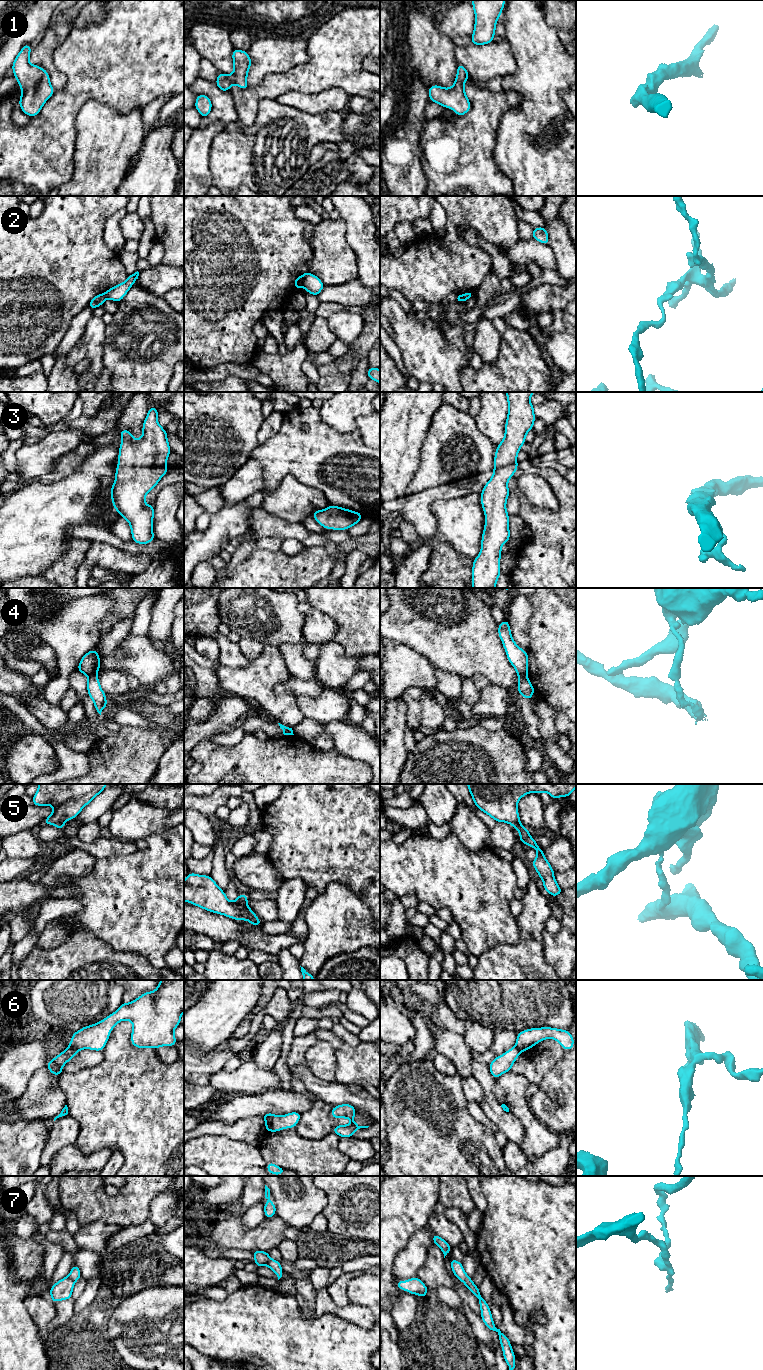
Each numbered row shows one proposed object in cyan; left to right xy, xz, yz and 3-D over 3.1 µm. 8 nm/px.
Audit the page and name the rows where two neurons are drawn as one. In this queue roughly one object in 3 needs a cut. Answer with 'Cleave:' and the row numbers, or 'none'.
Cleave: 2, 4, 5, 6, 7

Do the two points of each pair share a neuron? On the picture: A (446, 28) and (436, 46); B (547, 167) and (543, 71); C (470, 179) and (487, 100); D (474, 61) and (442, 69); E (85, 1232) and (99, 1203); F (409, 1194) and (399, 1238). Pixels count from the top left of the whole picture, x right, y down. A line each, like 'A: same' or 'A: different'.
A: different
B: same
C: same
D: different
E: different
F: same

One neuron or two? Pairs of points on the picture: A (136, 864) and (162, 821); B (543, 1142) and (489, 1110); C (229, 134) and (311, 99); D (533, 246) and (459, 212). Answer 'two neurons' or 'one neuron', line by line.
A: two neurons
B: two neurons
C: two neurons
D: two neurons

